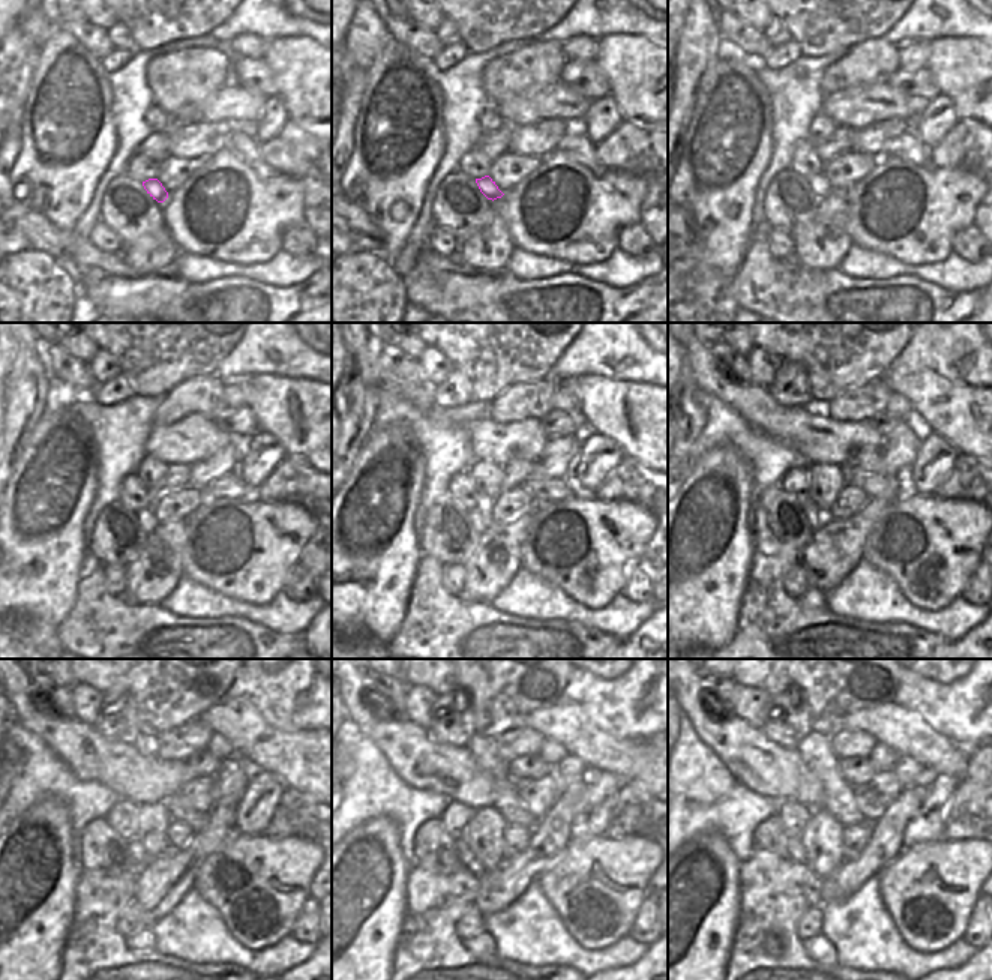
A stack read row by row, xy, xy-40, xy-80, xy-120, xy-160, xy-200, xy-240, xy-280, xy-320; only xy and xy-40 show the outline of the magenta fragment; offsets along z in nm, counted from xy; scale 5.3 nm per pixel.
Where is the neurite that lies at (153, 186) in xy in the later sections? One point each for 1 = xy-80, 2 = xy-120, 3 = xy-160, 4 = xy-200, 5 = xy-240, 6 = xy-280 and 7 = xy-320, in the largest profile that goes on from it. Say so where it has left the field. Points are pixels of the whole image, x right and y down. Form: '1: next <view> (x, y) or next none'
1: next xy-80 (820, 185)
2: next xy-120 (147, 521)
3: next xy-160 (479, 515)
4: next xy-200 (814, 517)
5: next xy-240 (137, 851)
6: next xy-280 (462, 851)
7: next xy-320 (794, 850)

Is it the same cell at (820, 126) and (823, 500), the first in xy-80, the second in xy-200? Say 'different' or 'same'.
same

